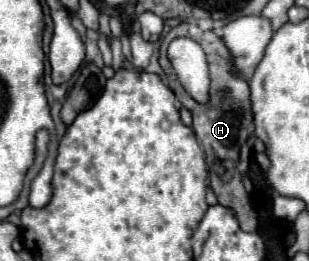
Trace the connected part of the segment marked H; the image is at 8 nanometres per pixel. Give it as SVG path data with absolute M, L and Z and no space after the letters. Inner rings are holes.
M181 23L181 25L173 27L163 37L161 47L159 47L159 65L165 71L165 79L167 79L169 89L177 95L181 105L187 107L191 111L191 115L193 115L193 131L195 131L195 137L199 139L199 143L203 145L203 149L205 149L207 165L209 165L209 181L211 181L209 185L211 185L213 193L217 195L217 201L223 207L229 207L229 209L235 211L239 227L243 231L255 231L257 229L257 213L255 213L255 209L251 205L251 197L245 191L245 187L241 183L241 175L237 171L239 147L247 141L247 137L253 135L253 113L251 113L251 103L249 103L249 85L247 85L247 81L243 81L243 79L239 79L239 77L235 77L231 73L231 69L233 69L231 53L227 51L221 37L215 35L213 31L203 31L201 27L197 27L193 23ZM177 37L191 37L207 53L207 61L209 61L209 69L211 69L211 103L207 103L207 105L201 105L201 103L193 101L185 93L185 89L177 81L175 71L169 65L167 45Z

